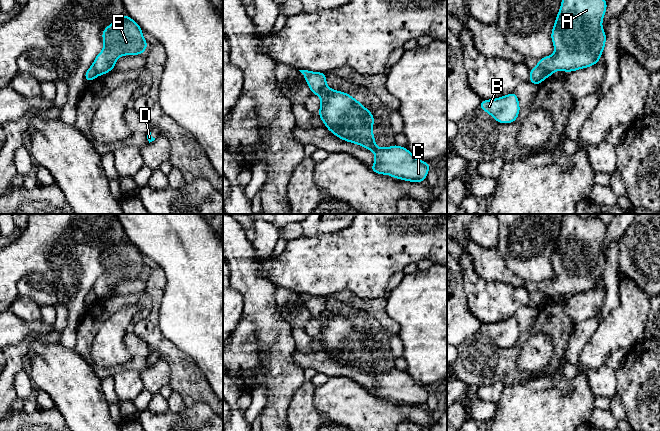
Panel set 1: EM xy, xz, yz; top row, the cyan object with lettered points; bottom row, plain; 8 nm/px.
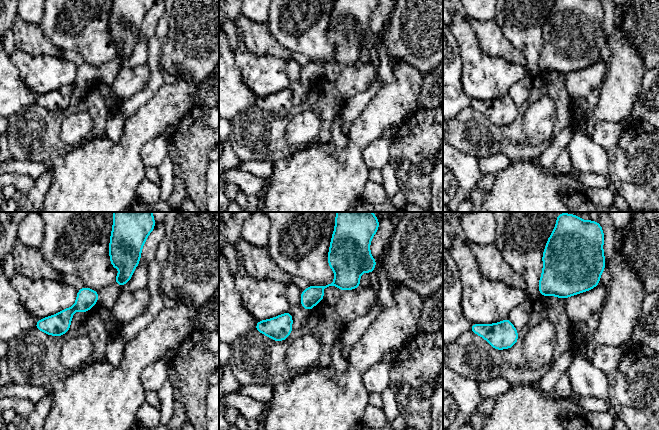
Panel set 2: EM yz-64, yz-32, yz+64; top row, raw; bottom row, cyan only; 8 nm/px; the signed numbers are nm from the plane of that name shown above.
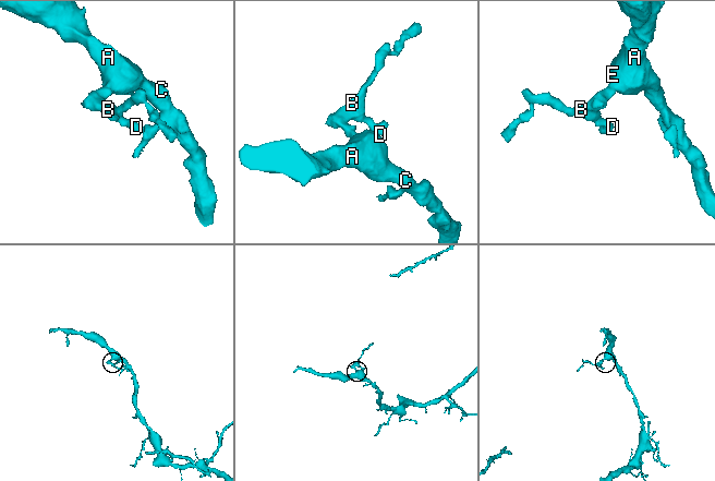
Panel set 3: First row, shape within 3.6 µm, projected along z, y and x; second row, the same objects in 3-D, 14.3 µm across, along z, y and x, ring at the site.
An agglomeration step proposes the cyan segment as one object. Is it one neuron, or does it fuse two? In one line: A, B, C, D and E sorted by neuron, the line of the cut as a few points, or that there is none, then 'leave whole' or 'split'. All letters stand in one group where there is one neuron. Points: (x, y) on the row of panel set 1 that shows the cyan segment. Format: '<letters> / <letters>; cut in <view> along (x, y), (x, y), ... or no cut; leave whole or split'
A C E / B D; cut in yz along (538, 65), (551, 74); split

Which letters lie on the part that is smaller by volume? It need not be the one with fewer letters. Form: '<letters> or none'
B, D

